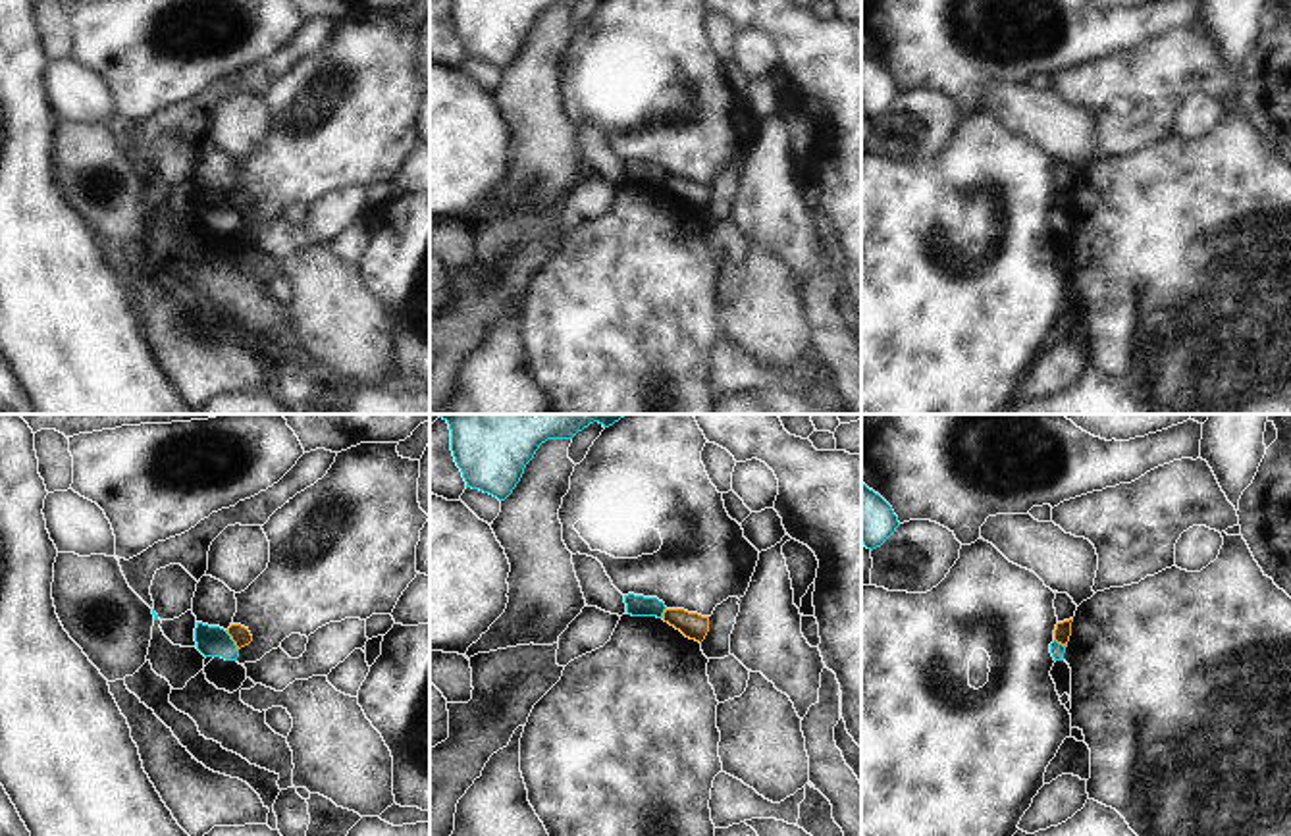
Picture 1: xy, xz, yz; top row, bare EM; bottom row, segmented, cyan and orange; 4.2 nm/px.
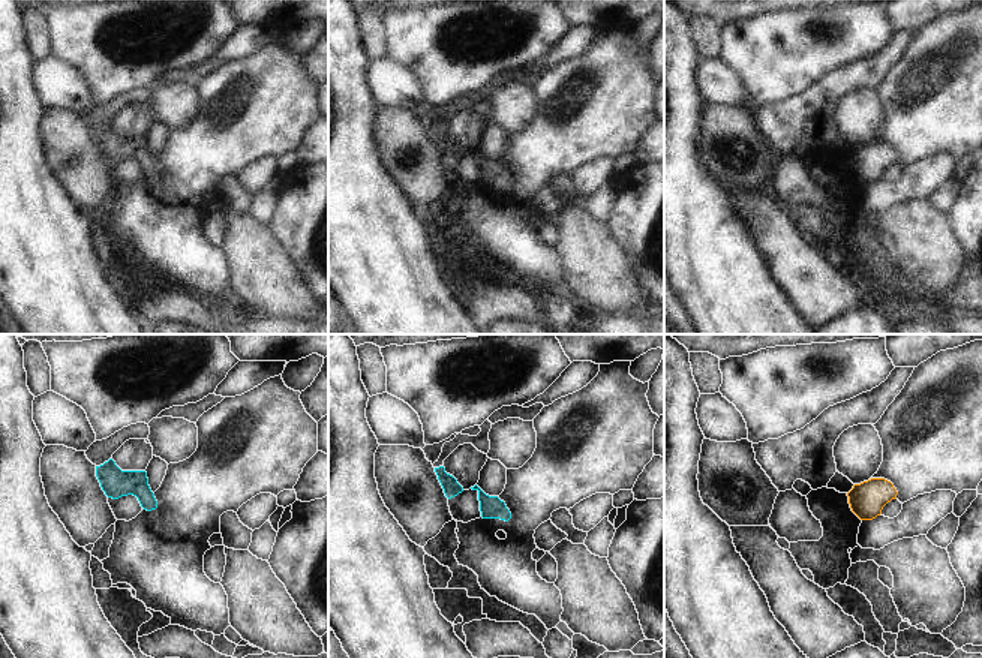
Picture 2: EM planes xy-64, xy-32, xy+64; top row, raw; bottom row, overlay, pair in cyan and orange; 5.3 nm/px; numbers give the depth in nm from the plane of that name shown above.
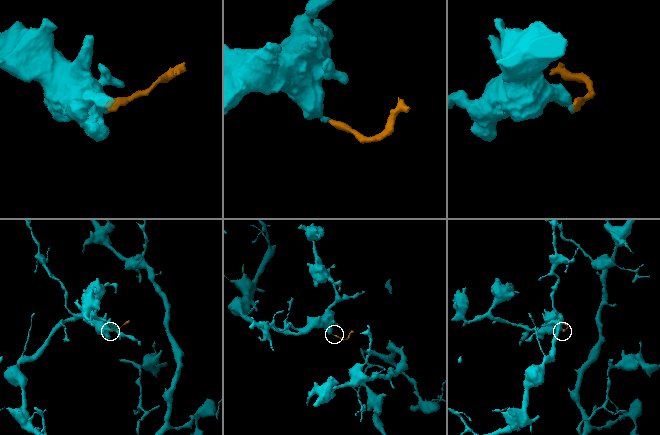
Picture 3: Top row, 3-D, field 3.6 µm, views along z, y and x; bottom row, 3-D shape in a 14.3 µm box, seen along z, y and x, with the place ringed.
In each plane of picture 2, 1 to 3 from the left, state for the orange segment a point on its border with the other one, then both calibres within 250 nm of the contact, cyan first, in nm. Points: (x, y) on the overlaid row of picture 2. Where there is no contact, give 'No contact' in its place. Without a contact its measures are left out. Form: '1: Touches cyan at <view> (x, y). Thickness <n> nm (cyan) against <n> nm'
1: No contact
2: No contact
3: No contact

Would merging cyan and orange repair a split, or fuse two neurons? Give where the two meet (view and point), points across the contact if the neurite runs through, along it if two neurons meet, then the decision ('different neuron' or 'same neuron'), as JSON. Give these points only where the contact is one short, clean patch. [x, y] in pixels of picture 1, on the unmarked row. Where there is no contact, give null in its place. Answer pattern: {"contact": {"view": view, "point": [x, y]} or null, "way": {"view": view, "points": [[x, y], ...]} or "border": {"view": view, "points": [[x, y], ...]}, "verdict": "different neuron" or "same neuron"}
{"contact": {"view": "xy", "point": [232, 208]}, "border": {"view": "xy", "points": [[226, 199], [237, 218]]}, "verdict": "different neuron"}

